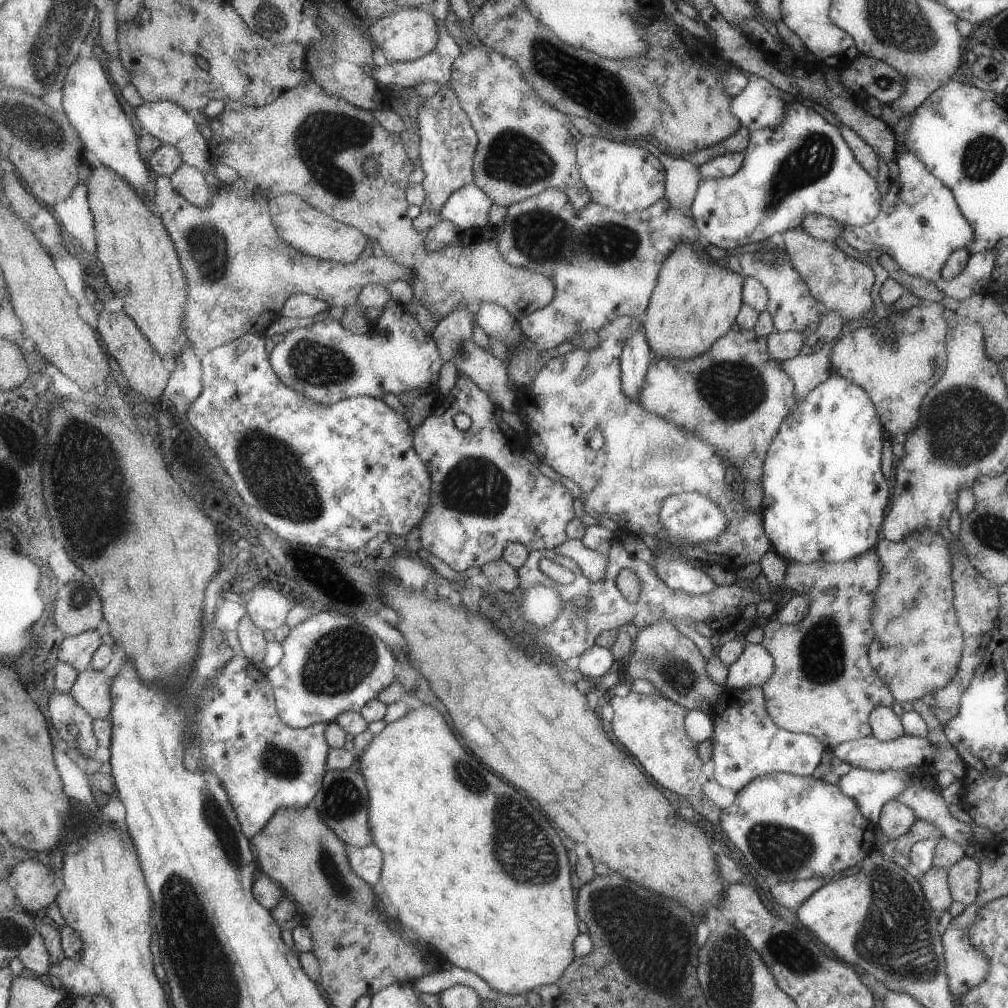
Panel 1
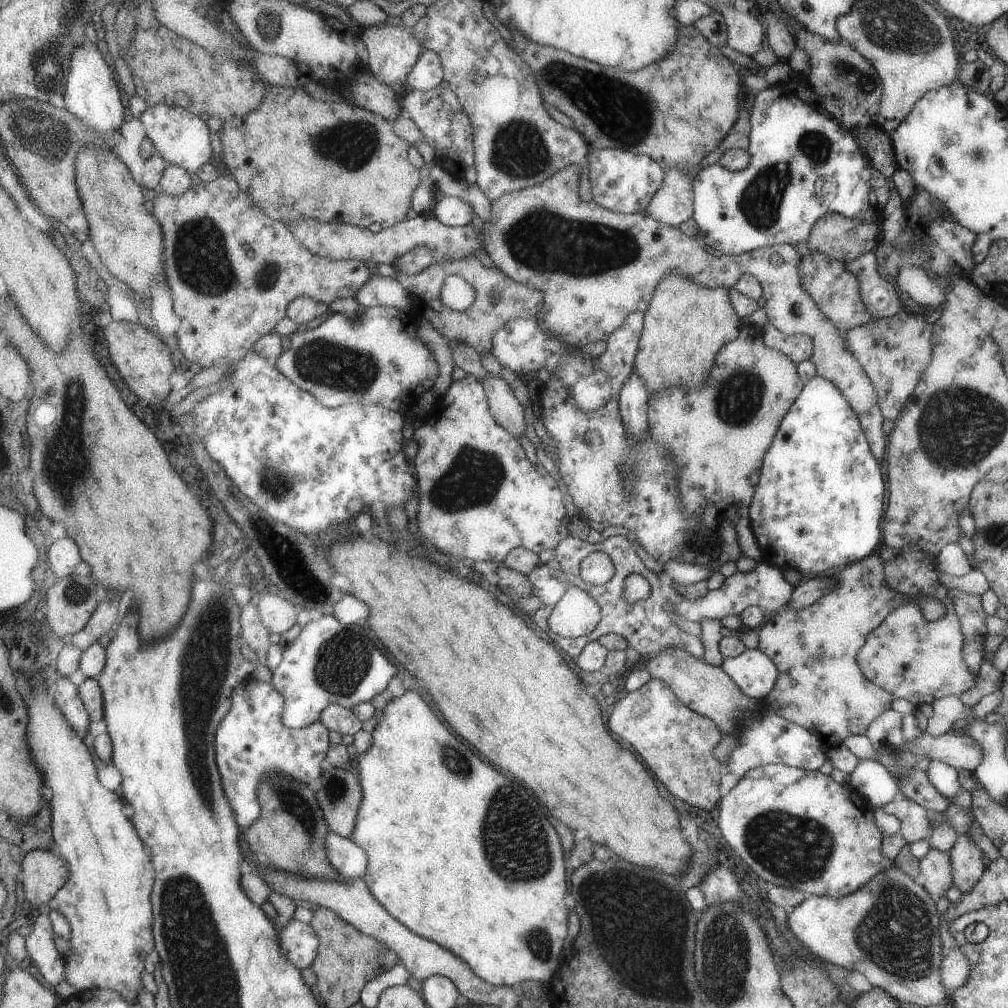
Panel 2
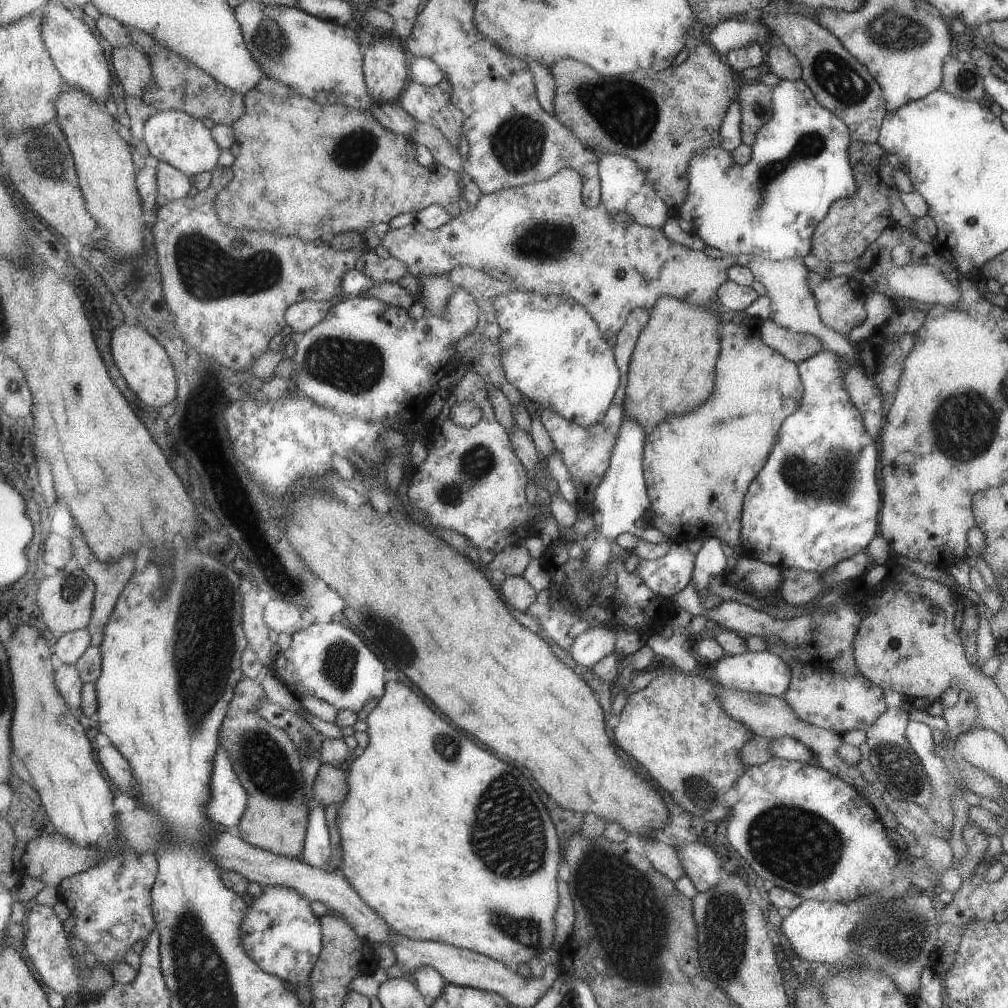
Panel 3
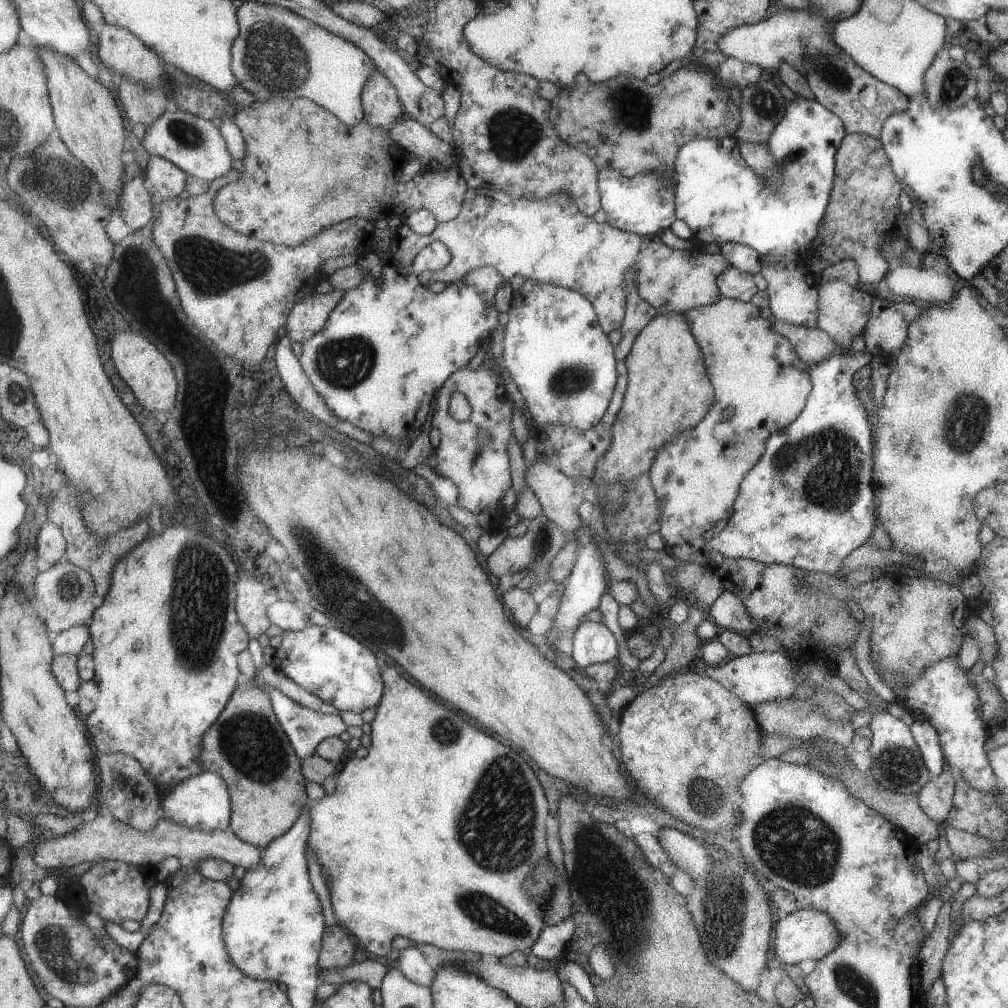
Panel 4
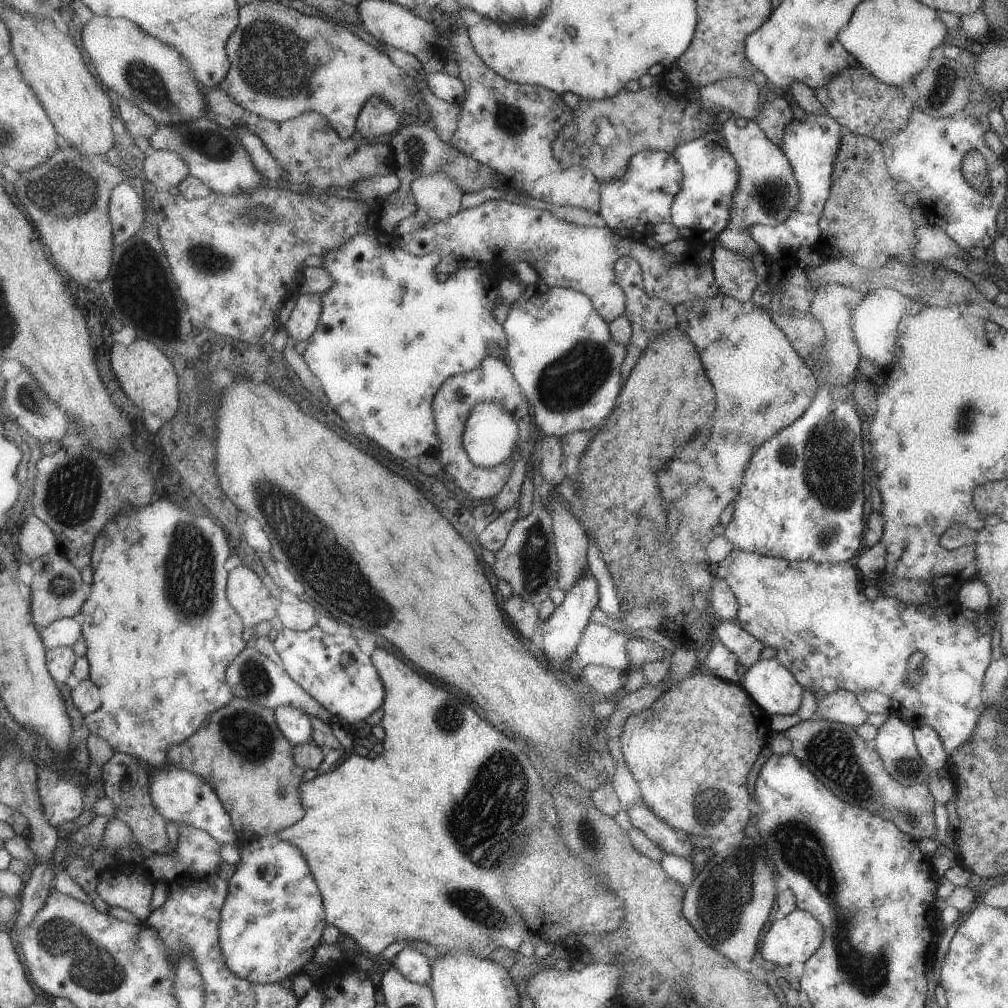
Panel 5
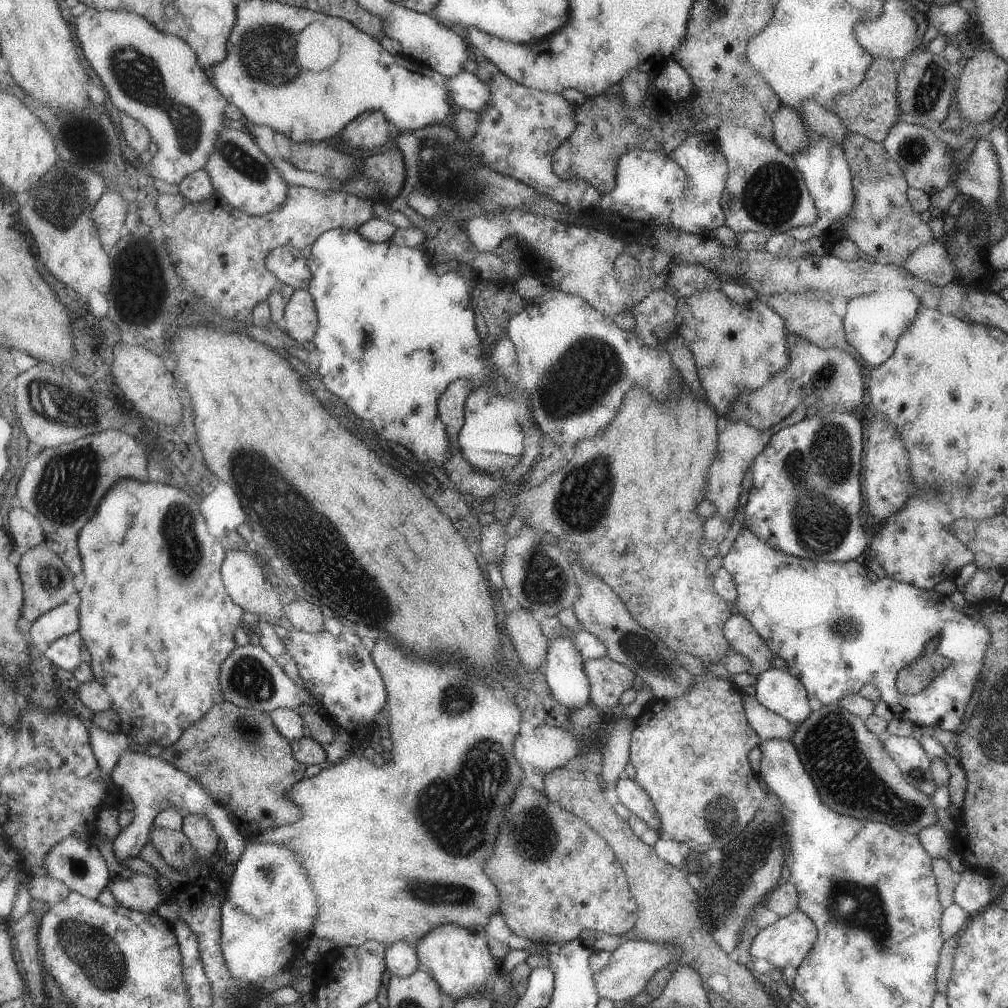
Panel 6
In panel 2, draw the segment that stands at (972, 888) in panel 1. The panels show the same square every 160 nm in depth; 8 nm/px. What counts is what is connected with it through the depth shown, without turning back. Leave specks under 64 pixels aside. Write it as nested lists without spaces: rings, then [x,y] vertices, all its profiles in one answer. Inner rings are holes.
[[[966,834],[956,837],[955,844],[949,850],[952,884],[959,887],[962,893],[966,893],[980,880],[984,870],[981,864],[983,854]]]

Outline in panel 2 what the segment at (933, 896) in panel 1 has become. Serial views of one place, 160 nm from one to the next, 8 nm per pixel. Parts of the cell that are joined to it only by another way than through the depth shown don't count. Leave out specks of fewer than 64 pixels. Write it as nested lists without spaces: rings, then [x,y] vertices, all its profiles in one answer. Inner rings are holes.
[[[930,848],[919,860],[917,879],[929,894],[937,898],[945,896],[952,885],[950,853]]]

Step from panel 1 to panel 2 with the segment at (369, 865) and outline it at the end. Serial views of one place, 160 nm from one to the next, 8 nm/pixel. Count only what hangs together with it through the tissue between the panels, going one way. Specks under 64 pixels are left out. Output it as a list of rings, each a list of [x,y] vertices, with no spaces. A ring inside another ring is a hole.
[[[329,832],[325,838],[325,852],[333,866],[346,878],[364,879],[369,866],[369,855],[363,846],[350,838],[343,838],[335,832]]]

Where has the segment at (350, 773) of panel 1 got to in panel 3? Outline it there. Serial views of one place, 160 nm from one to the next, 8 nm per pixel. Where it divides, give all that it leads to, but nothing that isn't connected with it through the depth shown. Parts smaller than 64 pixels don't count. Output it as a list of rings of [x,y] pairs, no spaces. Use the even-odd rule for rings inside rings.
[[[324,763],[318,772],[315,784],[315,796],[324,807],[335,803],[337,807],[350,793],[347,771],[334,764]]]

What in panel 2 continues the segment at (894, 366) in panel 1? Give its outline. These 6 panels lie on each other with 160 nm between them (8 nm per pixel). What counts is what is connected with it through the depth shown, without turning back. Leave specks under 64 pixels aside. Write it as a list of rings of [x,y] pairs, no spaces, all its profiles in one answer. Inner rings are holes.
[[[898,308],[895,314],[873,318],[842,334],[845,338],[845,349],[855,357],[876,390],[877,404],[883,419],[893,423],[899,416],[923,370],[931,361],[931,334],[931,323],[925,322],[919,315],[905,312],[902,308]]]

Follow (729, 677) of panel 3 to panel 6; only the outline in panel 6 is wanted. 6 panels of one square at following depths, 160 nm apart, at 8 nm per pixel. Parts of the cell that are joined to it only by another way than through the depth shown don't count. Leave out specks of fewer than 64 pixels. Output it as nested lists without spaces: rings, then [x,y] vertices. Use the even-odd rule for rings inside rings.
[[[773,666],[759,673],[753,688],[757,702],[787,722],[798,726],[811,712],[807,705],[809,698],[801,682]]]

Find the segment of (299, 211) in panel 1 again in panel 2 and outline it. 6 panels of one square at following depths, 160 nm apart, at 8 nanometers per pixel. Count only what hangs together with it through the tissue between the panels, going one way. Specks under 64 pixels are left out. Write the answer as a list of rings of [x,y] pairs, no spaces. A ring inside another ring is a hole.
[[[569,165],[557,171],[545,182],[512,193],[505,193],[492,204],[491,220],[483,222],[479,231],[475,224],[452,227],[442,223],[434,214],[424,213],[414,219],[393,225],[392,228],[374,233],[368,227],[350,225],[339,222],[325,222],[314,219],[312,216],[299,214],[287,226],[301,241],[304,248],[313,254],[333,260],[357,259],[369,260],[375,264],[393,264],[400,256],[412,251],[418,246],[431,247],[435,252],[436,264],[452,259],[463,259],[469,255],[477,255],[479,248],[484,248],[505,274],[513,277],[517,282],[528,287],[540,290],[544,294],[544,305],[537,315],[542,327],[548,332],[569,341],[579,348],[597,340],[605,340],[624,324],[625,319],[635,311],[649,310],[652,298],[660,282],[671,273],[683,275],[693,279],[700,285],[709,288],[722,286],[727,290],[735,286],[741,273],[751,273],[759,282],[762,296],[765,300],[765,312],[768,318],[767,325],[776,328],[786,335],[801,333],[812,338],[813,366],[816,374],[828,379],[844,395],[845,400],[852,407],[860,426],[868,439],[872,454],[878,459],[883,456],[886,443],[886,430],[881,426],[884,423],[881,411],[877,404],[876,390],[872,382],[860,368],[855,357],[845,349],[845,338],[835,328],[835,325],[816,307],[813,299],[800,285],[798,262],[801,255],[791,245],[773,245],[763,247],[740,255],[713,256],[705,248],[701,248],[701,241],[697,236],[691,238],[678,227],[669,226],[659,222],[649,213],[618,213],[605,208],[593,201],[585,201],[580,195],[582,166]]]

